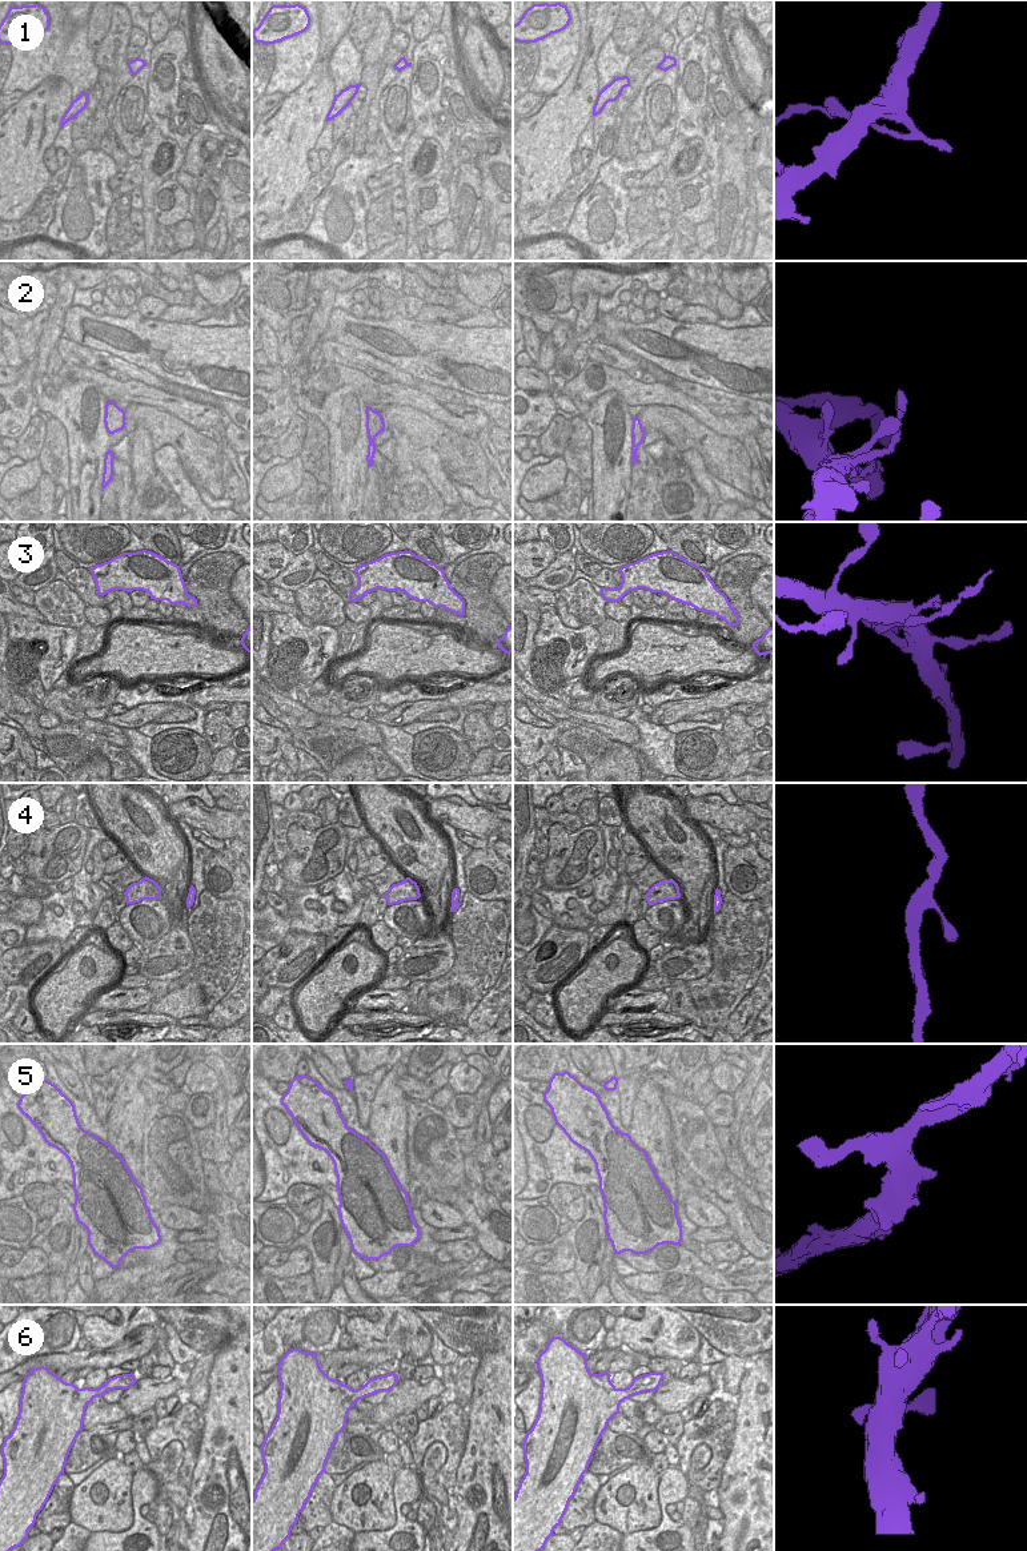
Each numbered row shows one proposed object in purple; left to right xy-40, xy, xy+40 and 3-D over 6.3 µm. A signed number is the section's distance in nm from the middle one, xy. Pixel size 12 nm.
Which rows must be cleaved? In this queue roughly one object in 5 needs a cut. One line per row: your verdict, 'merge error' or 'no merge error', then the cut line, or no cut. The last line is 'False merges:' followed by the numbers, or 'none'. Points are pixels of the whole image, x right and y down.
1: no merge error; no cut
2: no merge error; no cut
3: merge error; cut in xy+40 along (618, 586), (621, 598)
4: no merge error; no cut
5: no merge error; no cut
6: no merge error; no cut
False merges: 3

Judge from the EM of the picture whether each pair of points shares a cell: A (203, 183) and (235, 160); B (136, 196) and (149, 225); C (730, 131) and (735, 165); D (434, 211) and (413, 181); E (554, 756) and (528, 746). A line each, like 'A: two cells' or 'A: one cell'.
A: two cells
B: two cells
C: one cell
D: two cells
E: two cells

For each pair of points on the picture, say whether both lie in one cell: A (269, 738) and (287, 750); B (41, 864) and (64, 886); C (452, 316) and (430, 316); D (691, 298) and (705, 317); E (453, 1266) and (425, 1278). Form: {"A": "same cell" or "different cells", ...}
{"A": "different cells", "B": "different cells", "C": "same cell", "D": "different cells", "E": "same cell"}

